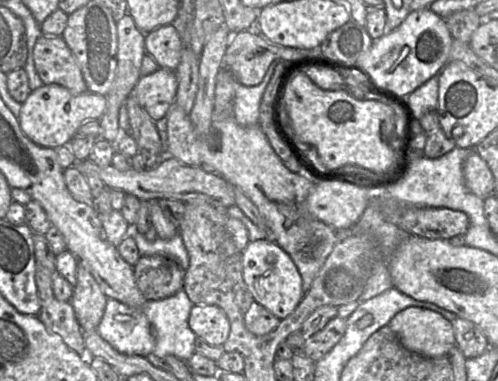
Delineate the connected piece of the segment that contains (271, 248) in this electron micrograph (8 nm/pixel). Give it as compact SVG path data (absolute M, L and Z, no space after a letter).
M270 237L249 242L242 251L243 280L254 301L279 319L296 309L304 296L301 275L291 257Z

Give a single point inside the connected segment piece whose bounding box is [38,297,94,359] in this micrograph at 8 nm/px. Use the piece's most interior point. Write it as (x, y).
(59, 317)

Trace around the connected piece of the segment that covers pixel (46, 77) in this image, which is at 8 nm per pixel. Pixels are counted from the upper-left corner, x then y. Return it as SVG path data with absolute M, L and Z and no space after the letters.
M41 35L34 46L35 69L44 84L58 84L74 95L88 91L81 69L62 36Z

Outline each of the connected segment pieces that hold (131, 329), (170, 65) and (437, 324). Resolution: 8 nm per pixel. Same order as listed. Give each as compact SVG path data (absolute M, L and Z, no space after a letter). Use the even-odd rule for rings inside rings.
M183 289L170 297L147 301L139 309L108 298L97 331L120 353L142 357L149 354L158 357L173 355L187 364L195 352L195 339L197 338L197 335L189 327L189 316L193 306L194 304ZM152 329L157 332L156 337L151 334Z
M168 24L145 34L145 50L159 68L175 71L181 58L182 40L173 24Z
M408 307L388 325L404 348L425 357L448 356L456 345L452 323L429 309Z

